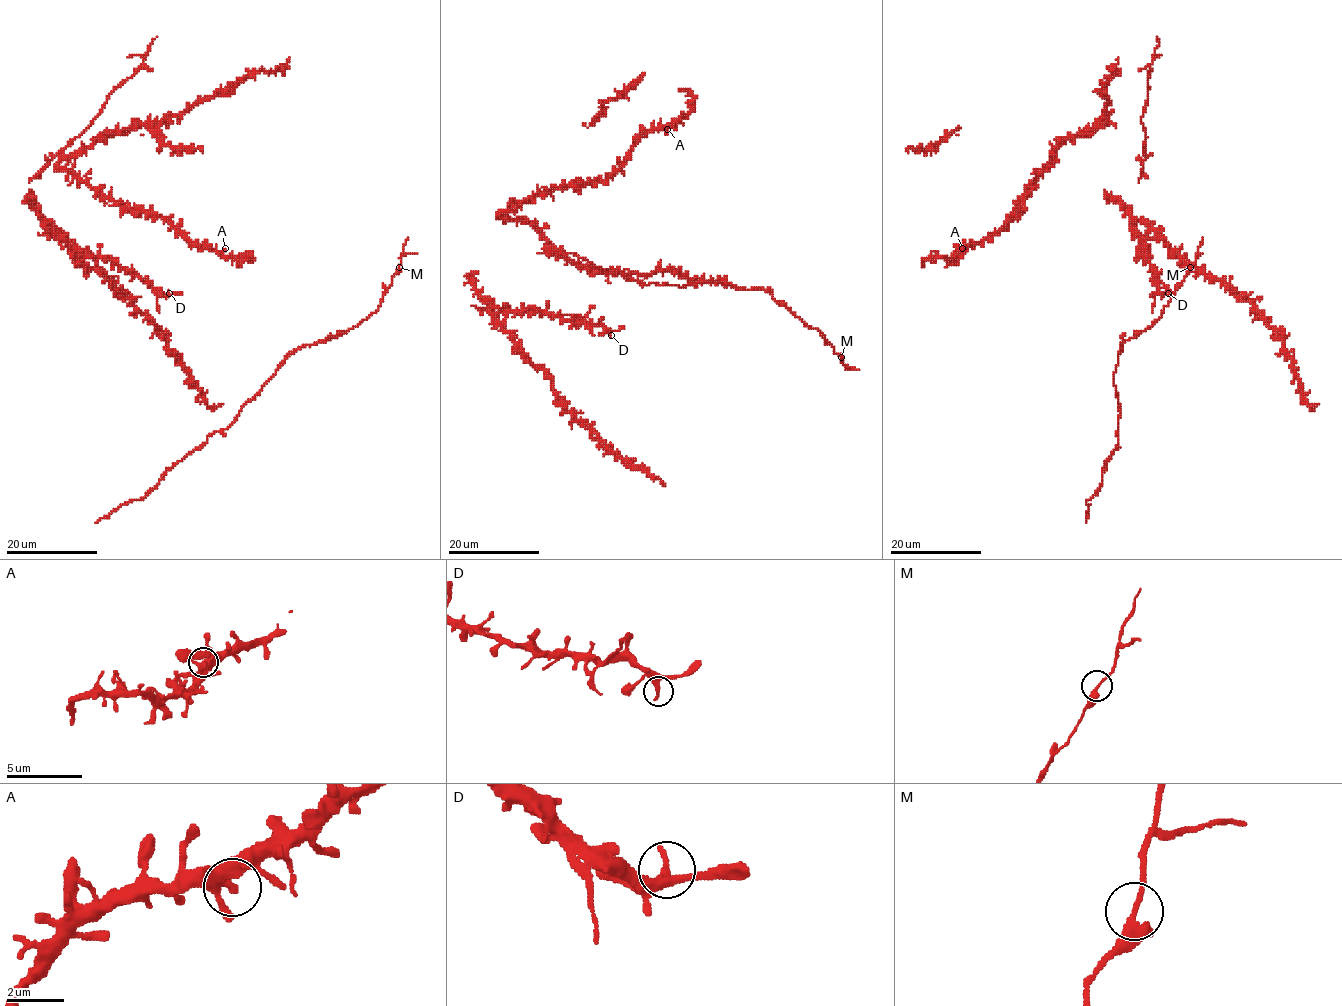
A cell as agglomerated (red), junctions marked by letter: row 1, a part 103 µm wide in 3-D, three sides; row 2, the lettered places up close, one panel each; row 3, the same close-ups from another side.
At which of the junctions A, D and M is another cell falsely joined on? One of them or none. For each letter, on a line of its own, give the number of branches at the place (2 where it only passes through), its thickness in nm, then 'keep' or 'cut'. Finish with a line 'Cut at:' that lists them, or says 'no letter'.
A: branches 2; calibre 200 nm; keep
D: branches 2; calibre 240 nm; keep
M: branches 2; calibre 280 nm; cut
Cut at: M

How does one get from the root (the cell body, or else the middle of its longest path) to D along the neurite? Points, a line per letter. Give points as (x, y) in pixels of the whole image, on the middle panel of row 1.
D: (549, 315), (603, 325), (611, 335)

